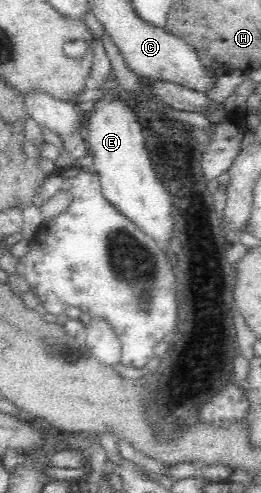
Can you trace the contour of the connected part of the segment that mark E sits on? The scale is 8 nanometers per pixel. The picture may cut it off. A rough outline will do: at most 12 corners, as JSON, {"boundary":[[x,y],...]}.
{"boundary":[[110,69],[84,135],[102,193],[165,250],[170,198]]}

